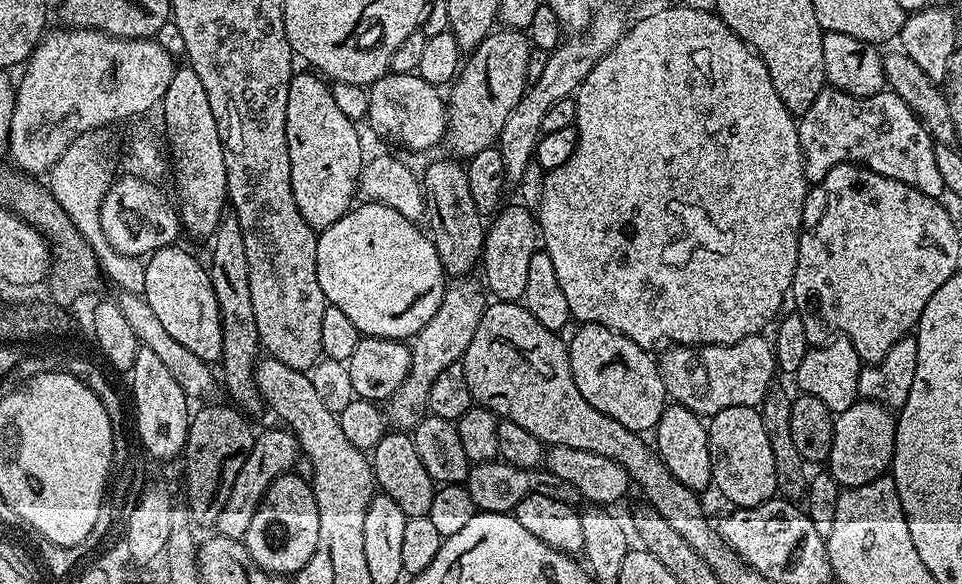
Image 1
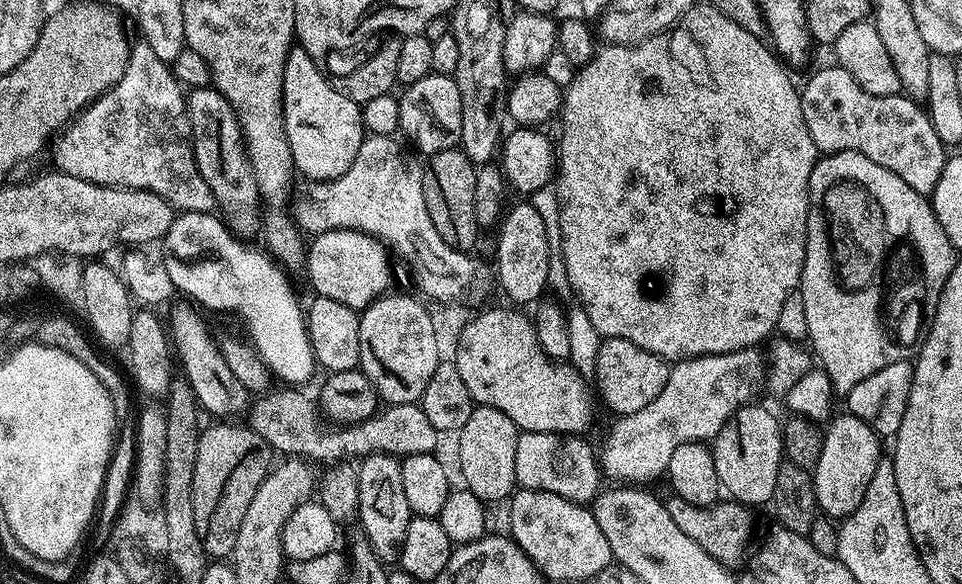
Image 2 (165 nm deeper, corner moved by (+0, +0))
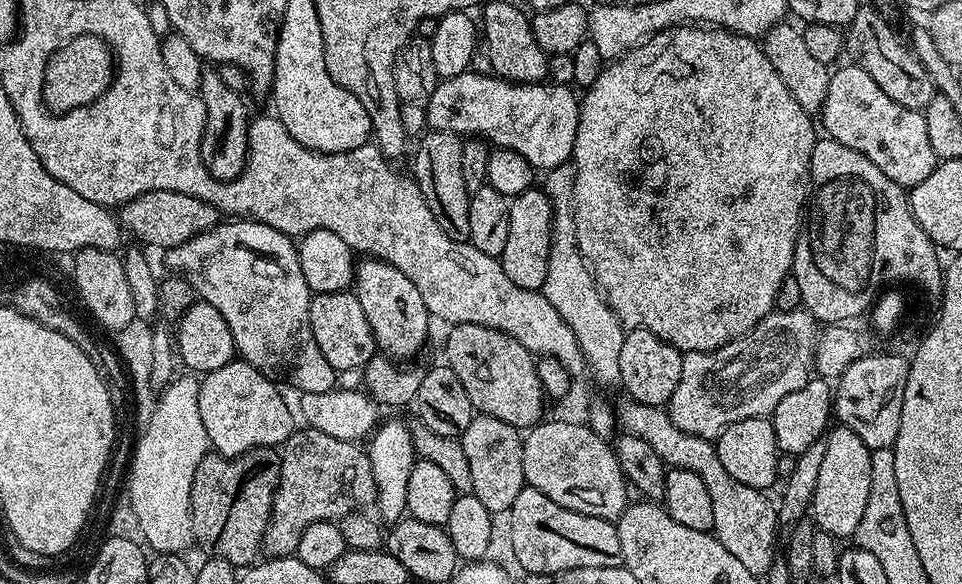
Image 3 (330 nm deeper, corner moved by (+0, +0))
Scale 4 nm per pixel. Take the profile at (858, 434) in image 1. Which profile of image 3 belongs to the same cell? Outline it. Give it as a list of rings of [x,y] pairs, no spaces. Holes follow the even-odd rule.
[[[843,426],[833,427],[827,433],[827,437],[826,454],[822,458],[822,467],[818,469],[818,486],[812,499],[810,516],[819,531],[837,538],[843,538],[843,536],[852,538],[855,537],[858,530],[858,522],[862,522],[866,501],[870,499],[870,458],[873,449],[868,448],[866,442],[862,442],[862,438],[858,438],[858,434],[854,434],[854,430]]]

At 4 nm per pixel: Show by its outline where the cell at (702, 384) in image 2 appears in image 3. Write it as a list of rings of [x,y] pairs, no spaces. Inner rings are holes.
[[[803,307],[789,312],[773,310],[769,316],[762,318],[752,332],[742,338],[732,340],[726,346],[716,348],[713,352],[686,352],[682,355],[682,378],[678,378],[678,387],[668,400],[666,411],[669,420],[678,430],[686,434],[701,436],[704,440],[715,441],[734,422],[746,418],[771,417],[772,411],[793,390],[802,390],[814,372],[814,349],[818,335],[818,321]]]

